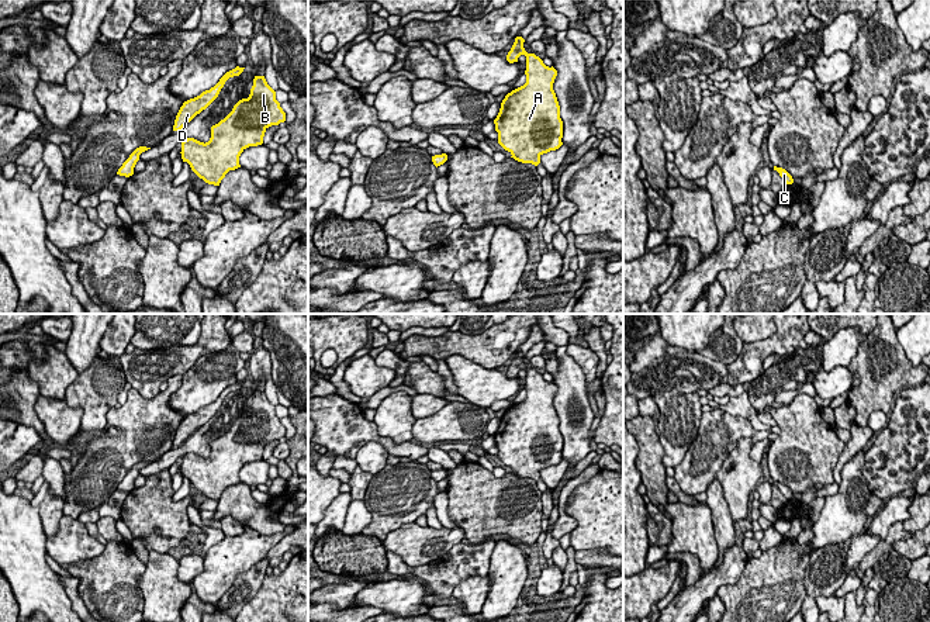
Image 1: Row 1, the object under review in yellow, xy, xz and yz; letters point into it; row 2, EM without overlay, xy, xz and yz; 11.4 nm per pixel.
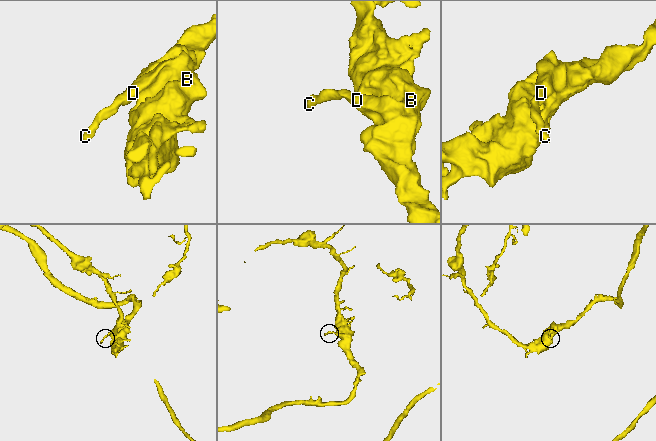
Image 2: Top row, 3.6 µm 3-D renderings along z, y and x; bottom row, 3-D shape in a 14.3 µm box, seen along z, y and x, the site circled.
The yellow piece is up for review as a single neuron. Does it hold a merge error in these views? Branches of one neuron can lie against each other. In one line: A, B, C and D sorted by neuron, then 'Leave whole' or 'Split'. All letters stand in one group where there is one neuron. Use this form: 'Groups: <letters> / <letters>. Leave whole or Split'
Groups: A B C D. Leave whole

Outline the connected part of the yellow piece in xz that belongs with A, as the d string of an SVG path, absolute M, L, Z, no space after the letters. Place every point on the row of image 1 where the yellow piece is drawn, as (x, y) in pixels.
M522 37L515 38L507 61L514 63L521 55L526 56L526 83L505 96L494 124L498 144L511 158L537 166L543 153L563 145L563 121L553 90L557 70L528 53L523 42Z

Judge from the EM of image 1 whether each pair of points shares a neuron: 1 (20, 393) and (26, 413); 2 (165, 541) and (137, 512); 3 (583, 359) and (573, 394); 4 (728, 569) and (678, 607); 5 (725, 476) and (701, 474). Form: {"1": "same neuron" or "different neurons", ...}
{"1": "same neuron", "2": "same neuron", "3": "different neurons", "4": "same neuron", "5": "different neurons"}

